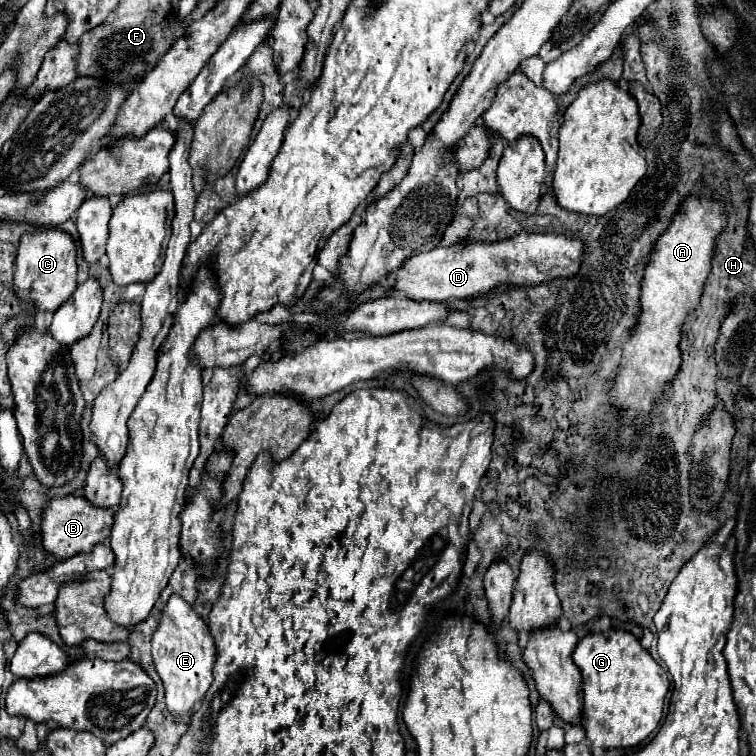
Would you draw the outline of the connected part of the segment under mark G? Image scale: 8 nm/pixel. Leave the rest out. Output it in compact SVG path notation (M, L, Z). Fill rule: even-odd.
M611 628L607 632L587 634L573 650L573 662L583 676L581 724L593 746L607 750L633 748L657 728L669 678L631 632Z

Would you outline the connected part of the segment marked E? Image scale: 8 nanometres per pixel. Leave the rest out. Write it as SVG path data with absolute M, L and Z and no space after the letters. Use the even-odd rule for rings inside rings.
M173 594L167 600L167 604L159 606L159 610L161 610L161 616L151 636L153 664L165 686L167 708L175 714L183 714L203 700L205 692L213 682L211 668L215 662L215 642L203 618L181 596Z

